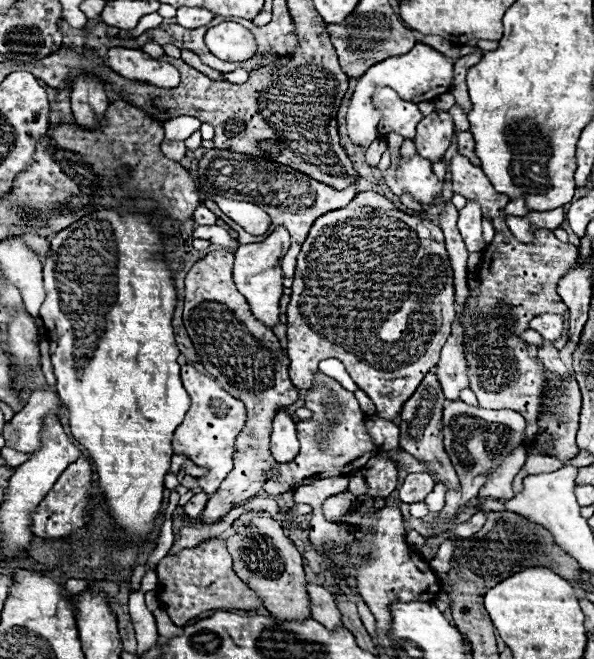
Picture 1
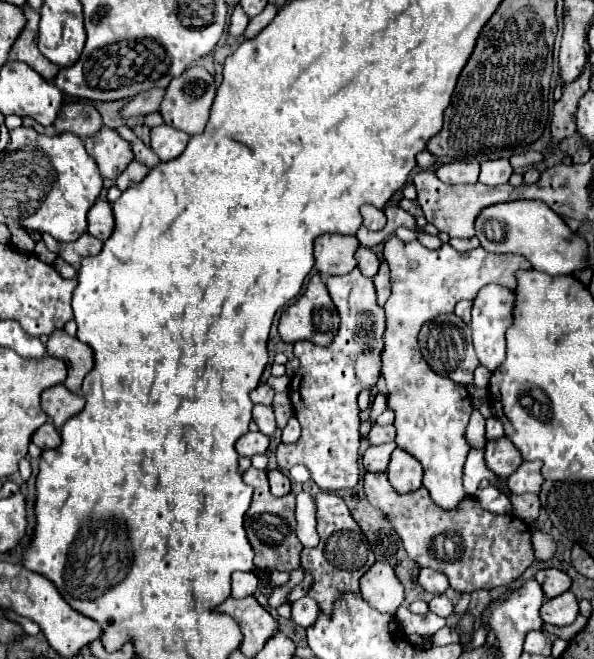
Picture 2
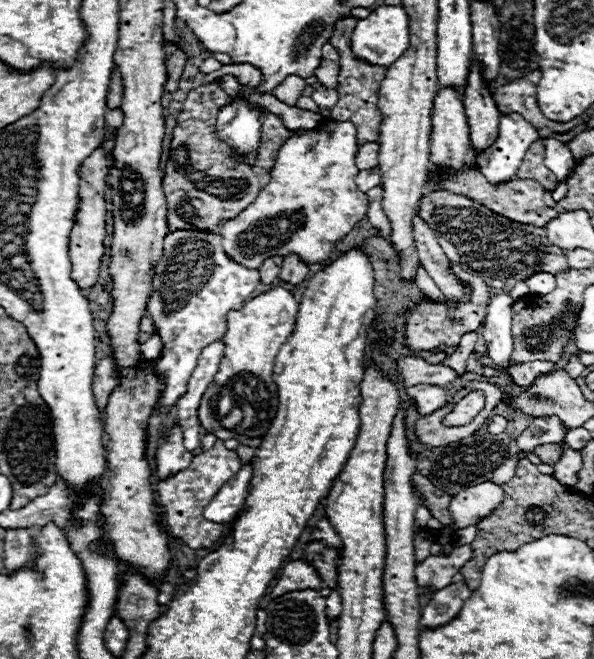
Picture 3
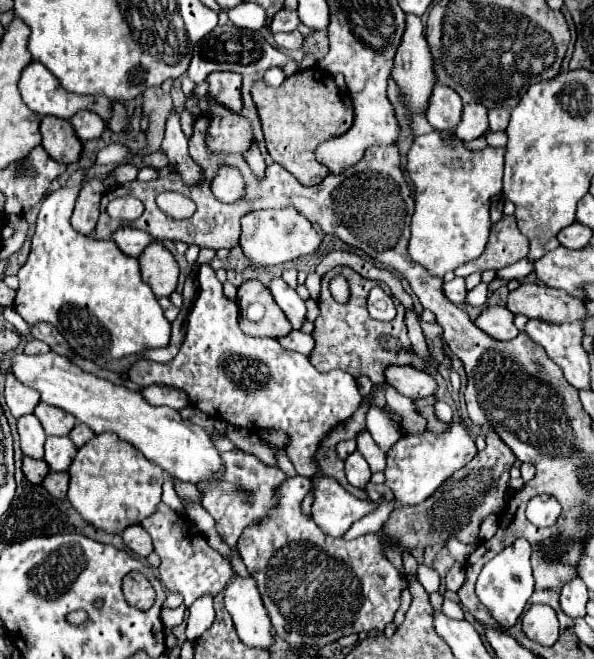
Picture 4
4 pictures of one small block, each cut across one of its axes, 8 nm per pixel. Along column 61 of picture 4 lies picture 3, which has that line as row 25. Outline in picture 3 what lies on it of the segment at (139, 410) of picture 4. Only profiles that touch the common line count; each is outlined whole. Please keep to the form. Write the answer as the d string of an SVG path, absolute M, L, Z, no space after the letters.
M378 6L378 8L374 8L368 14L368 18L362 18L356 22L356 28L352 32L354 56L358 56L360 60L374 64L374 66L390 68L408 50L408 44L410 44L408 14L402 6Z

